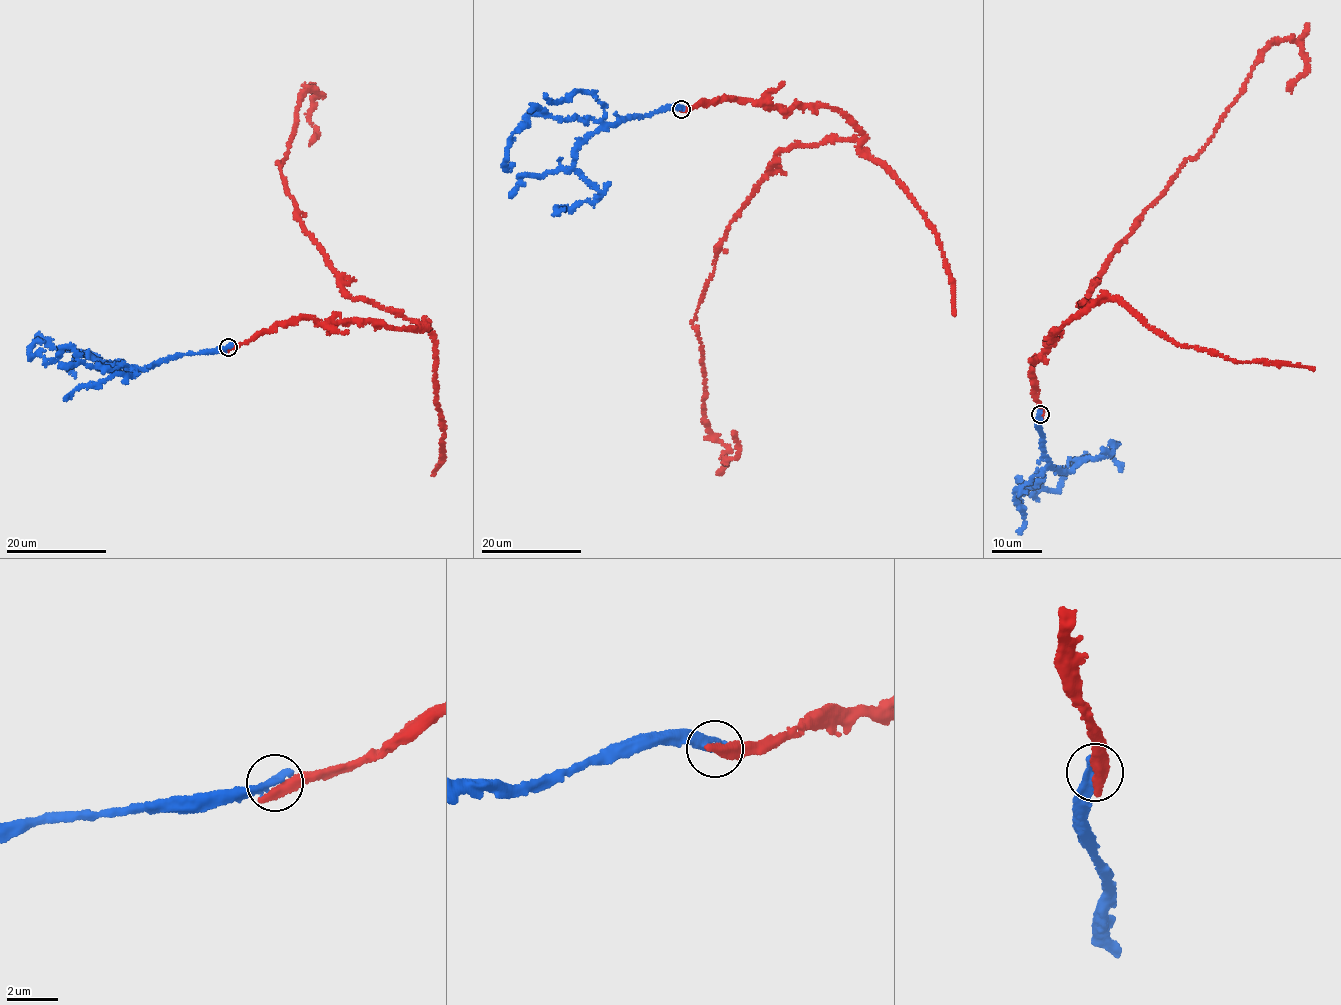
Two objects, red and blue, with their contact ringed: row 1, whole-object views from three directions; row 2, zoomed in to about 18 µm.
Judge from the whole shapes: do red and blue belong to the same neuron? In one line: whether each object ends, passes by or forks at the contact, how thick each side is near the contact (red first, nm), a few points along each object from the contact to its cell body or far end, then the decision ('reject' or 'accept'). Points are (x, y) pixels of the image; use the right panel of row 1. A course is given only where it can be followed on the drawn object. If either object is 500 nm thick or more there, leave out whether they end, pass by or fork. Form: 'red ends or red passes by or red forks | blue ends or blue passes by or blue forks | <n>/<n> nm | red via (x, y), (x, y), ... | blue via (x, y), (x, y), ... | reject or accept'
550/400 nm | red via (1041, 415), (1033, 362), (1092, 304), (1079, 305), (1112, 252), (1275, 41), (1297, 40), (1307, 64), (1291, 92) | blue via (1041, 414), (1036, 427), (1048, 462), (1029, 487), (1019, 481), (1034, 497), (1058, 487), (1060, 469) | reject

